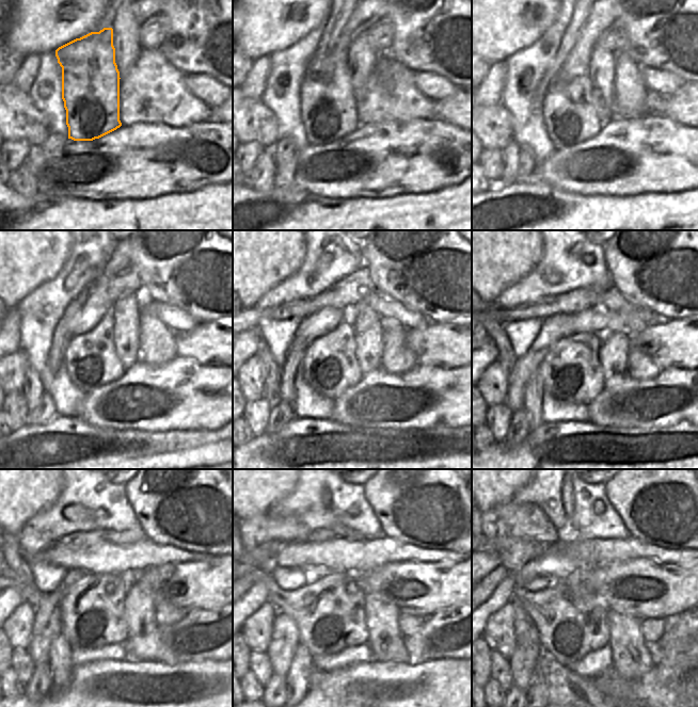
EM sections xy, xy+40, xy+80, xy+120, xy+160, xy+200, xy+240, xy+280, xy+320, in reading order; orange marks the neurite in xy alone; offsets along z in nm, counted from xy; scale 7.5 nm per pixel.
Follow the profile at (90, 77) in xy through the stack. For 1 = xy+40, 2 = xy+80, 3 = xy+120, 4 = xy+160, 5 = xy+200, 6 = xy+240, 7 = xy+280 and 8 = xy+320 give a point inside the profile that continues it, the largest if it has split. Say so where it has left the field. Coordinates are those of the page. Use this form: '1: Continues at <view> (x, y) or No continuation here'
1: Continues at xy+40 (328, 103)
2: Continues at xy+80 (570, 118)
3: Continues at xy+120 (91, 359)
4: Continues at xy+160 (330, 365)
5: Continues at xy+200 (571, 372)
6: Continues at xy+240 (93, 612)
7: Continues at xy+280 (330, 614)
8: Continues at xy+320 (570, 617)

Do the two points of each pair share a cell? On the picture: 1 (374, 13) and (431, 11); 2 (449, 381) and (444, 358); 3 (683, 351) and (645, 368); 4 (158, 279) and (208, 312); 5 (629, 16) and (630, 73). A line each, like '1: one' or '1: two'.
1: two
2: two
3: two
4: one
5: two

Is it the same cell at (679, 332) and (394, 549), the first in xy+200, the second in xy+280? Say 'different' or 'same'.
different

